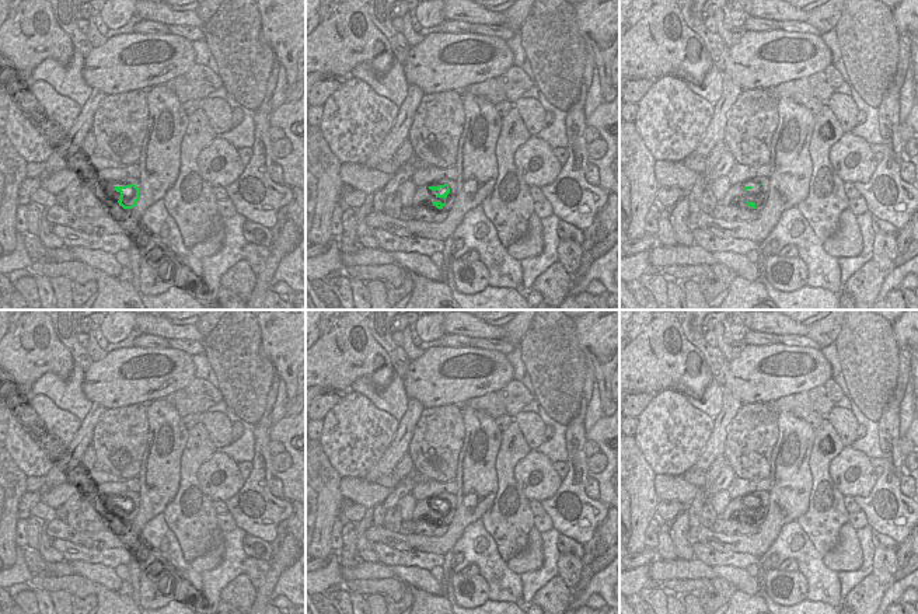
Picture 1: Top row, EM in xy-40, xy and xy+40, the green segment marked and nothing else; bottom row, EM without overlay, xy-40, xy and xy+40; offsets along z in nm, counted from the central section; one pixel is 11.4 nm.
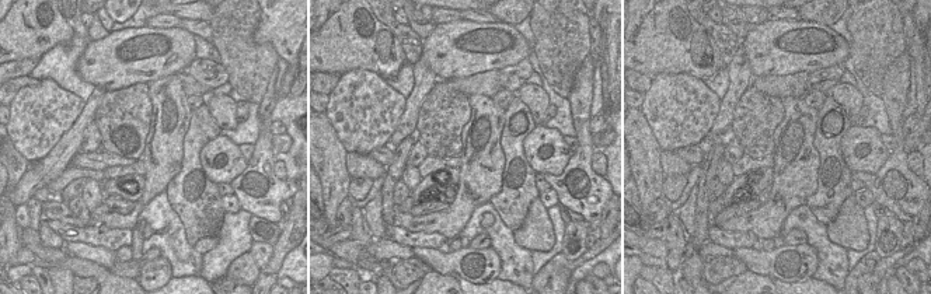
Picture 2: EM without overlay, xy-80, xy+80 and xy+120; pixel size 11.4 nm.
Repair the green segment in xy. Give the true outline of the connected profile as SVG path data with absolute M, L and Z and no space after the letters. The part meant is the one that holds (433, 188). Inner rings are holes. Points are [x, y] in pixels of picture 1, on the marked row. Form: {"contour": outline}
{"contour": "M441 178L439 182L439 186L429 184L418 186L412 198L412 207L418 207L420 203L432 203L437 209L448 212L454 203L457 185L448 178Z"}

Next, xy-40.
{"contour": "M128 178L125 186L101 186L100 206L105 203L118 203L126 210L133 210L140 193L140 181L137 178Z"}

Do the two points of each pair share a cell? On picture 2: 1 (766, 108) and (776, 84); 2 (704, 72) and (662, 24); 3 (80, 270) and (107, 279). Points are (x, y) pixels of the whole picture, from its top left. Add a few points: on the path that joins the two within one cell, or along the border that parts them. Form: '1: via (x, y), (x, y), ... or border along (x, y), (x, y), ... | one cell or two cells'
1: border along (750, 86), (781, 100) | two cells
2: via (690, 67), (665, 42), (665, 38) | one cell
3: via (87, 270), (97, 270), (100, 273) | one cell

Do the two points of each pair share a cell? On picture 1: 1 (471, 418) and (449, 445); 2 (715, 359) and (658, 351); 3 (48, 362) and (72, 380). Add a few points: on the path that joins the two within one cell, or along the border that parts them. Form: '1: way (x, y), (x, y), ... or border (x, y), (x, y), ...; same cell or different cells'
1: border (460, 405), (464, 440), (457, 459); different cells
2: border (684, 332), (684, 337), (702, 353), (712, 379); different cells
3: border (74, 365), (65, 379), (44, 373), (35, 381); different cells

